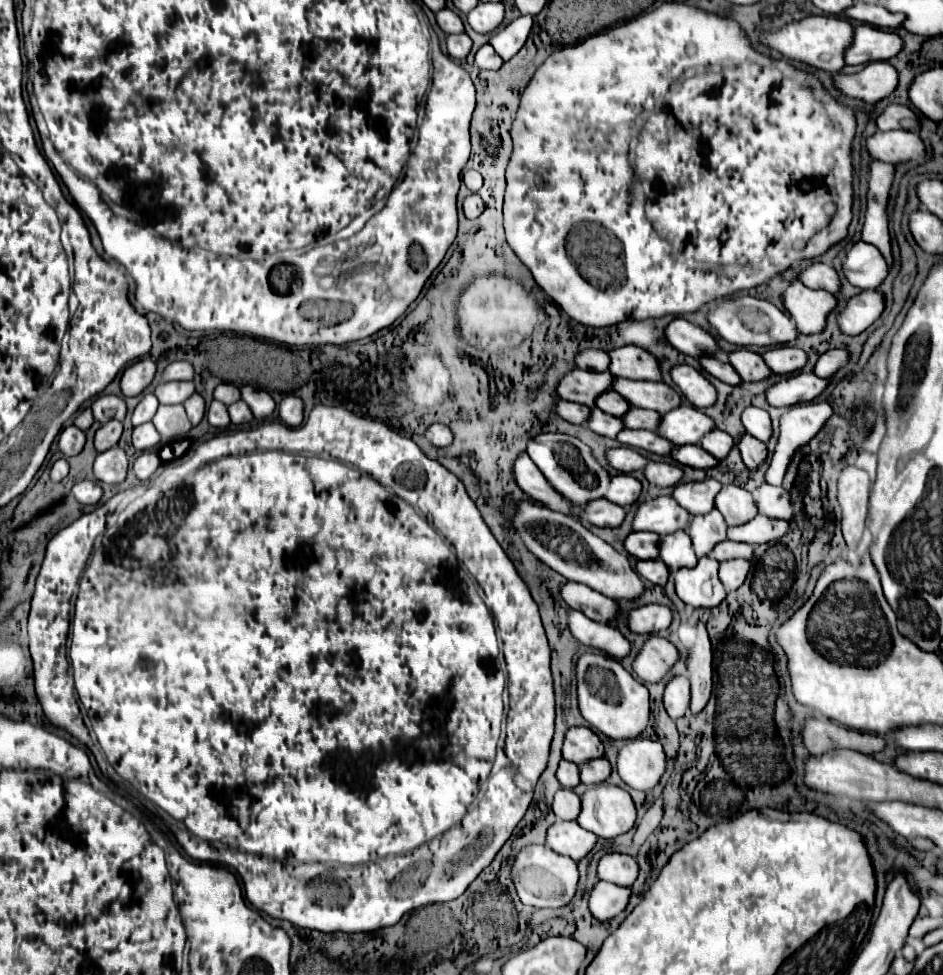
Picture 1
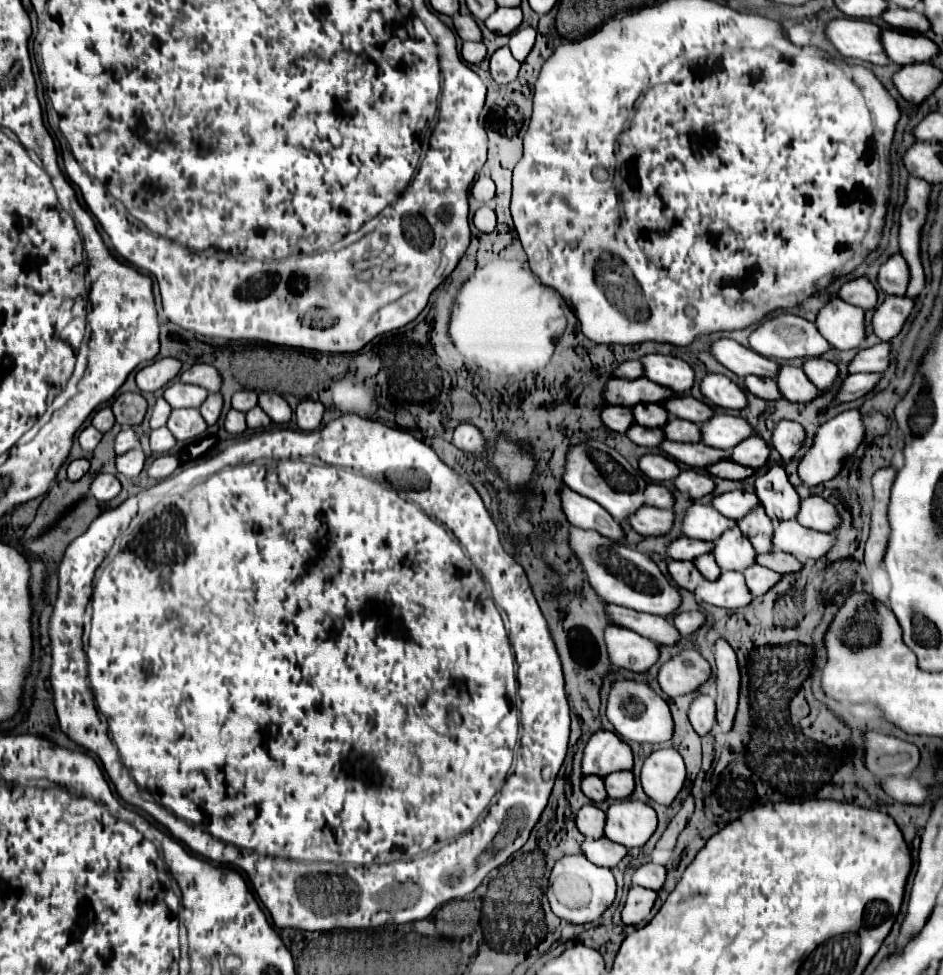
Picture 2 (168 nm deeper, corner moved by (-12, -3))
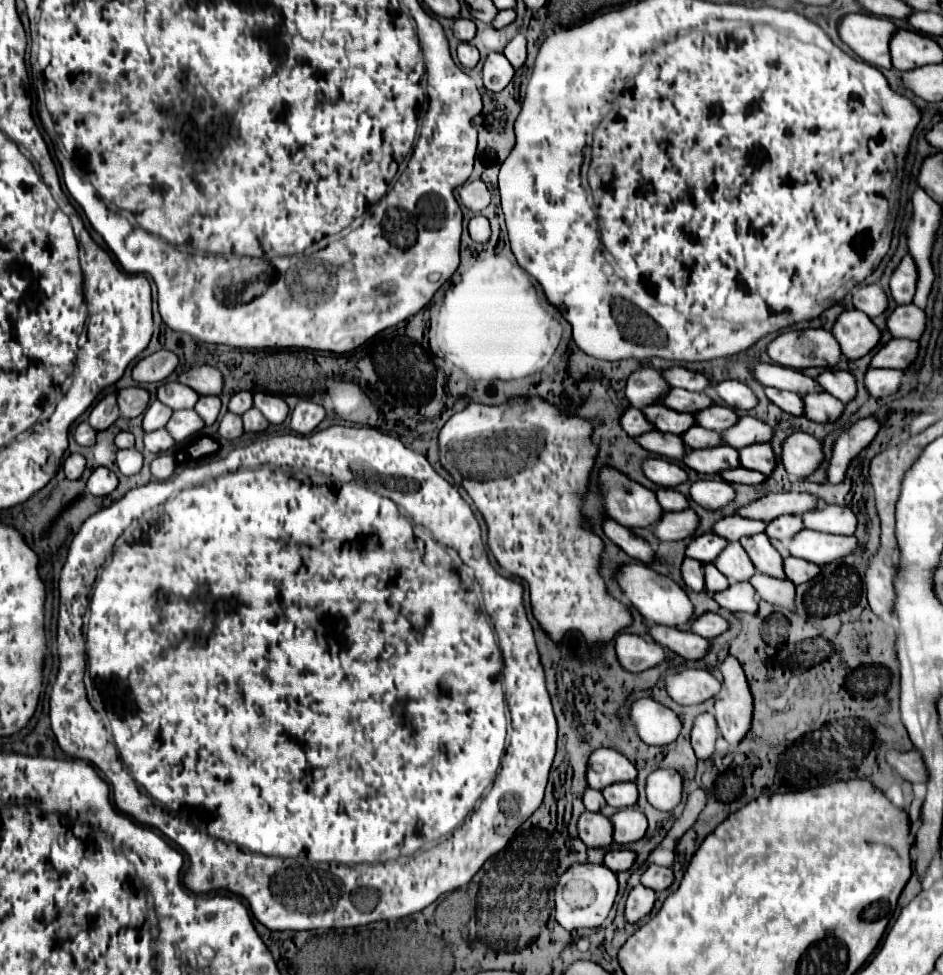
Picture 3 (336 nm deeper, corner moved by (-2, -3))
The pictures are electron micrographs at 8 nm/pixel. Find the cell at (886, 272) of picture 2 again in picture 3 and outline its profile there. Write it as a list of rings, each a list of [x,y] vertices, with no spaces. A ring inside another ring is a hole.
[[[906,255],[890,279],[890,291],[898,305],[908,305],[914,299],[918,269],[912,255]]]

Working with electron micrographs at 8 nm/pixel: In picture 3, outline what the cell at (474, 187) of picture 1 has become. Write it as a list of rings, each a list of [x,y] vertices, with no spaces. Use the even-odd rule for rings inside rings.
[[[468,181],[460,187],[460,199],[470,211],[480,213],[490,205],[490,191],[482,181]]]

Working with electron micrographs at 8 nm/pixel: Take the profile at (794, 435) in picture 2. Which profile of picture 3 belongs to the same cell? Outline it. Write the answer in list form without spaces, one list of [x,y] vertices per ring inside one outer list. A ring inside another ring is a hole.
[[[794,431],[784,441],[782,463],[796,479],[810,477],[824,463],[822,443],[804,431]]]

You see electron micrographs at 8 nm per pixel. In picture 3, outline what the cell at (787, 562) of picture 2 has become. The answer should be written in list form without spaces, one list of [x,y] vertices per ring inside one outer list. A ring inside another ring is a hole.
[[[788,557],[788,559],[784,559],[784,571],[794,585],[800,585],[800,583],[806,583],[806,581],[812,581],[814,577],[818,577],[822,573],[822,567],[810,563],[810,561],[798,559],[798,557]]]

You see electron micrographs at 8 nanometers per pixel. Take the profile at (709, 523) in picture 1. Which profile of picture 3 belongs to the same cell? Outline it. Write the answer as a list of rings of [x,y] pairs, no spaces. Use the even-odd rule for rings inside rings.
[[[728,543],[728,547],[720,553],[720,559],[716,559],[716,569],[726,575],[726,579],[730,583],[740,583],[740,581],[750,581],[750,577],[756,573],[754,563],[748,559],[746,551],[742,549],[742,545],[736,543]]]

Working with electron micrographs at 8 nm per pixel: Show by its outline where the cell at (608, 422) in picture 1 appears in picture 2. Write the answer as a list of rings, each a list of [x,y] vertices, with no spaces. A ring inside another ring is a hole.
[[[630,425],[626,431],[626,437],[630,441],[634,441],[636,445],[644,445],[644,447],[656,447],[664,435],[662,429],[650,429],[650,427],[642,427],[642,425]]]

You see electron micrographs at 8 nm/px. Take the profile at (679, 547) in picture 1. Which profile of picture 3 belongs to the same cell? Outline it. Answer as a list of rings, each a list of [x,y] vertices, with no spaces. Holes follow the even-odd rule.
[[[706,563],[704,565],[704,575],[706,575],[706,591],[710,591],[710,593],[724,591],[730,585],[728,579],[712,563]]]

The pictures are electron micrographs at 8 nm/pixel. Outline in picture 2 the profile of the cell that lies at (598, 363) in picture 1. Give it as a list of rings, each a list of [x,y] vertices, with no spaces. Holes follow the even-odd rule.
[[[624,361],[612,373],[614,377],[620,377],[620,379],[638,379],[642,377],[642,365],[640,361]]]

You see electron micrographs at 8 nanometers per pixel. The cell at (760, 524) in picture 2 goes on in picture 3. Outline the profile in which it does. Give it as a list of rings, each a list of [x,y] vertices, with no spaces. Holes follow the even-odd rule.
[[[752,535],[748,539],[742,539],[740,543],[760,573],[774,579],[788,579],[784,573],[784,559],[772,547],[766,535]]]

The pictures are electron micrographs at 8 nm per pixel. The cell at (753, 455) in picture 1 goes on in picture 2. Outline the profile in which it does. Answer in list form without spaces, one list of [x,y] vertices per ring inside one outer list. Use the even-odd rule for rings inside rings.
[[[780,463],[772,465],[766,473],[758,475],[754,489],[756,489],[756,495],[758,495],[760,503],[764,505],[768,517],[774,523],[784,521],[784,519],[792,519],[796,515],[800,495],[788,483],[788,477],[786,477],[784,467]]]

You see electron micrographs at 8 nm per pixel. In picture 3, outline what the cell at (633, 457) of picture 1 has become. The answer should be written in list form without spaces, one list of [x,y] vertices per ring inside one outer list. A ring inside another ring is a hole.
[[[660,457],[646,459],[642,463],[642,469],[644,469],[646,477],[660,487],[676,487],[676,485],[688,481],[686,471],[678,463],[674,463],[674,461],[670,463],[670,461],[660,459]]]

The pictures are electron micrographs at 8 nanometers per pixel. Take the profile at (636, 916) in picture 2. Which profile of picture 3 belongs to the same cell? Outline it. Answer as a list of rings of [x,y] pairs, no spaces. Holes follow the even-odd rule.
[[[638,885],[630,891],[628,895],[628,901],[626,901],[626,919],[628,923],[638,923],[640,919],[644,919],[646,915],[650,915],[652,907],[656,903],[656,891],[644,887],[644,885]]]

